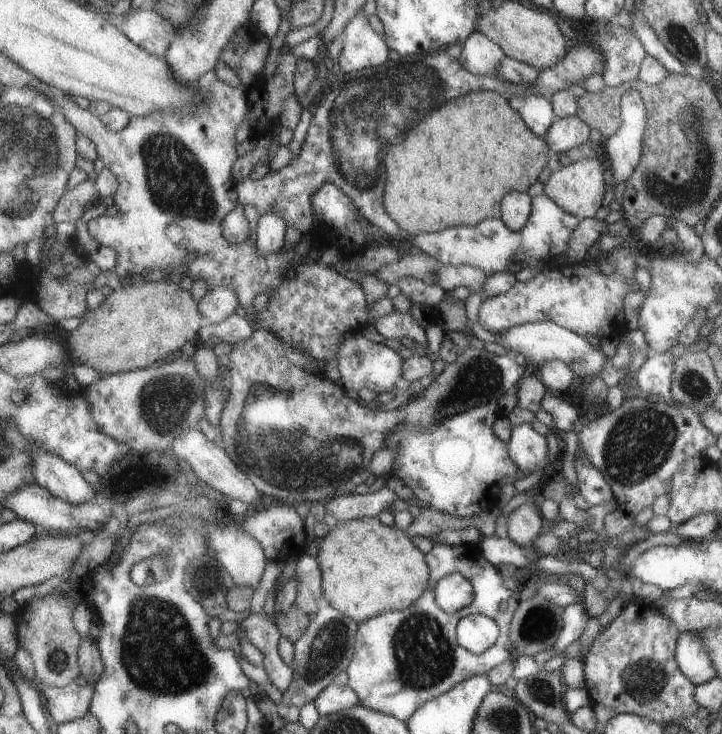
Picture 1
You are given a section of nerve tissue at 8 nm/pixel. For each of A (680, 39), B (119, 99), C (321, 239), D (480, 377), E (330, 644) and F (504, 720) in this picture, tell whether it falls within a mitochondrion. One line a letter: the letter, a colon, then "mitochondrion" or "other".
A: mitochondrion
B: other
C: other
D: mitochondrion
E: mitochondrion
F: mitochondrion

